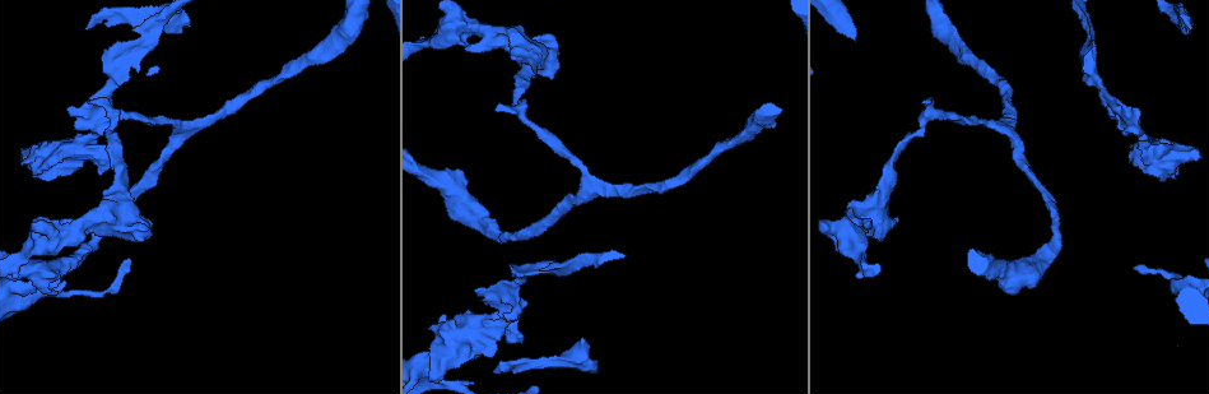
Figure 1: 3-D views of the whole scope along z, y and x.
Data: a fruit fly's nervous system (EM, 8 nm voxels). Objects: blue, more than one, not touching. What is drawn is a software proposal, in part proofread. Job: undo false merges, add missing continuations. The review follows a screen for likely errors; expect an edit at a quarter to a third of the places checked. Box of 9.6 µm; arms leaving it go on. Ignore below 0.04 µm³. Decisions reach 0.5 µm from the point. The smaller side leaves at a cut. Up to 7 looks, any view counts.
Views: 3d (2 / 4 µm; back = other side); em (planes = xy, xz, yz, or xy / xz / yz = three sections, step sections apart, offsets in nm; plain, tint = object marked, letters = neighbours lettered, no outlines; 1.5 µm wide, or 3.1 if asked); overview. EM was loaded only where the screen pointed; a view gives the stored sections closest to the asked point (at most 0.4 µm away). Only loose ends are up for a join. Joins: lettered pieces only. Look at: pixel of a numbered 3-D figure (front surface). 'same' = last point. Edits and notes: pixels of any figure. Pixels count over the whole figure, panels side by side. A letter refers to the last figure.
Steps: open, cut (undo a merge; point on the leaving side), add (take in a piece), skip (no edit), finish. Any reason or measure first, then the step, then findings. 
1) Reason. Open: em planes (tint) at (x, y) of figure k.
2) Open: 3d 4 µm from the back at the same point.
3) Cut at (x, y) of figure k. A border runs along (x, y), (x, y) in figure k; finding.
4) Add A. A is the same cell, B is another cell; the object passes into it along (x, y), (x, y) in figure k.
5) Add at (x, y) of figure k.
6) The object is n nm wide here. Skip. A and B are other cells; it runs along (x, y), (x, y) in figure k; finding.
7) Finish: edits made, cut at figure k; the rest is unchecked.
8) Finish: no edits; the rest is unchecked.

Open: 3d 4 µm at (89, 102) of figure 1.

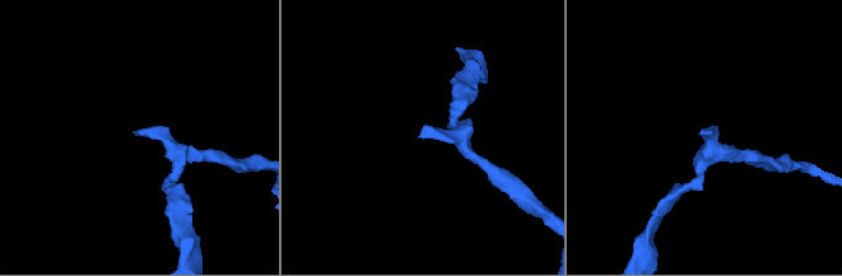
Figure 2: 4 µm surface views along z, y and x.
Open: em planes (tint) at (133, 133) of figure 2.

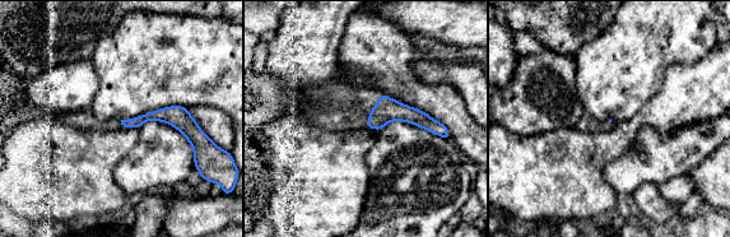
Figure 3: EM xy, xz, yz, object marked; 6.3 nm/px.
See the neighbours. Open: em planes (letters) at the same point.

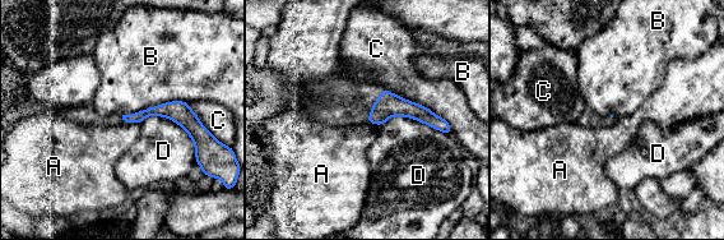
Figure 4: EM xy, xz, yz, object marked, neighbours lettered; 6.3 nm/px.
The longest contact is with C, 500 nm. Skip. A, B, C and D are other cells; no lettered piece goes on from it.

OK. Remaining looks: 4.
Branch stops here. Open: em planes (letters) at (67, 108) of figure 1.

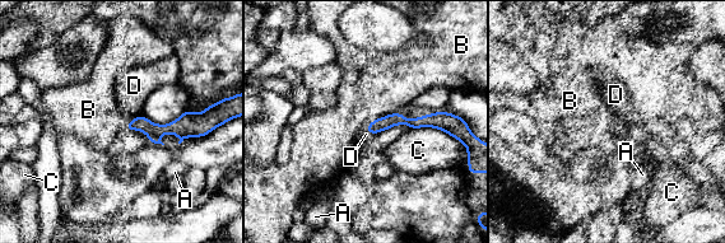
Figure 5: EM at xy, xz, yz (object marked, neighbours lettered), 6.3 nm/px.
The longest contact is with C, 280 nm. Skip. A, B, C and D are other cells; it runs along (442, 116), (370, 129) in figure 5; none of them fits.

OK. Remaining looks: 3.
An open end. Open: 3d 2 µm at (593, 370) of figure 1.

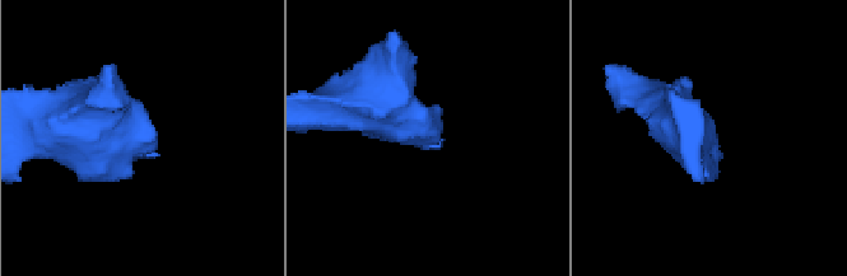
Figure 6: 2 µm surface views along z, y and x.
Open: em planes (tint) at (150, 155) of figure 6.

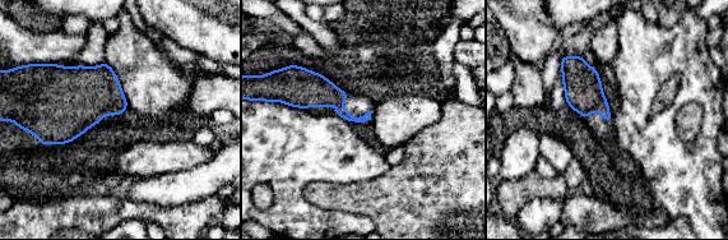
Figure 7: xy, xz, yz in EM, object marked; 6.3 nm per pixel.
Open: em planes (letters) at the same point.

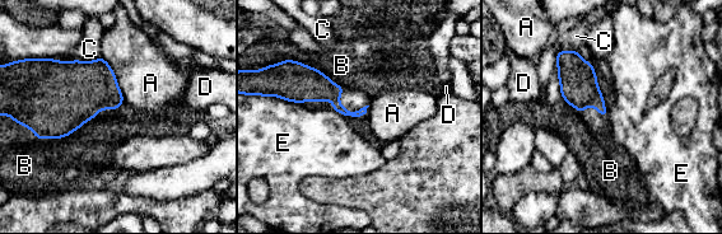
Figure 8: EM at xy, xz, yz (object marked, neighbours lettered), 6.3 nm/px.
Add B. B is the same cell, A, C, D and E are other cells; the object passes into it along (54, 98), (63, 136), (37, 167) in figure 8; the neuron continues.

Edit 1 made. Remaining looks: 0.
Finish: edits made, add at figure 8; the rest is unchecked.

